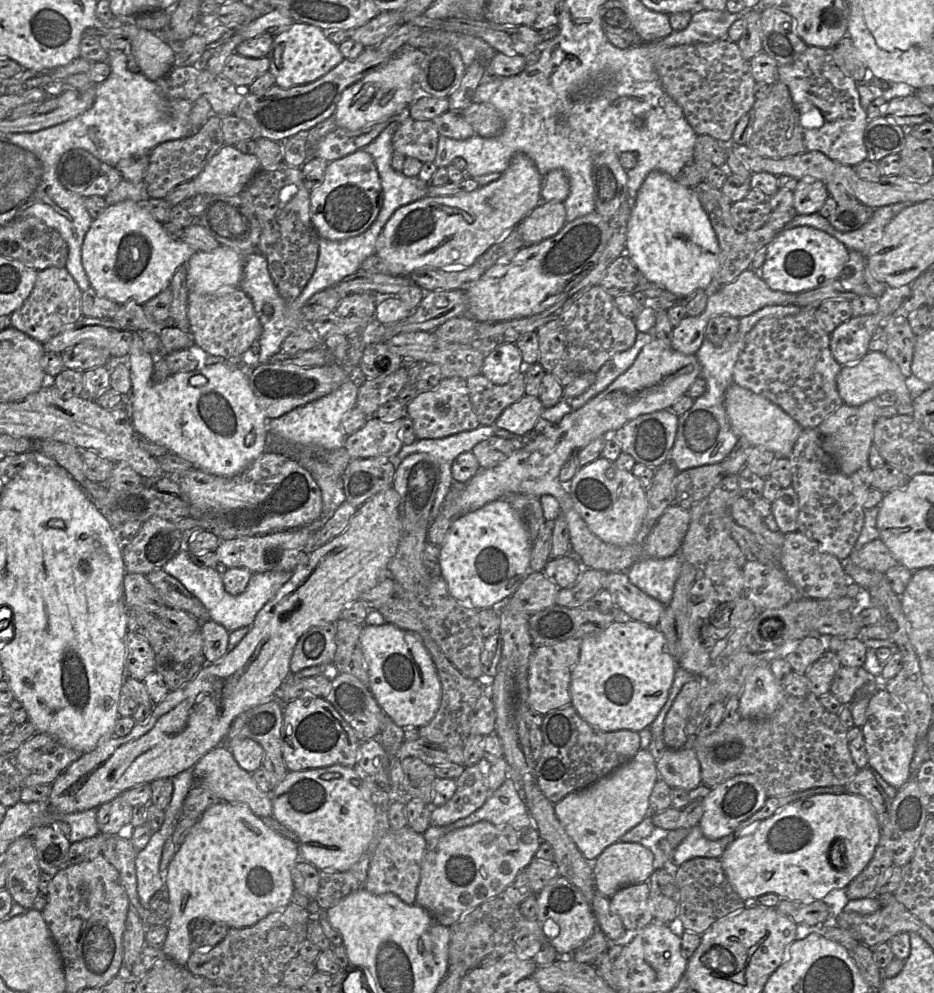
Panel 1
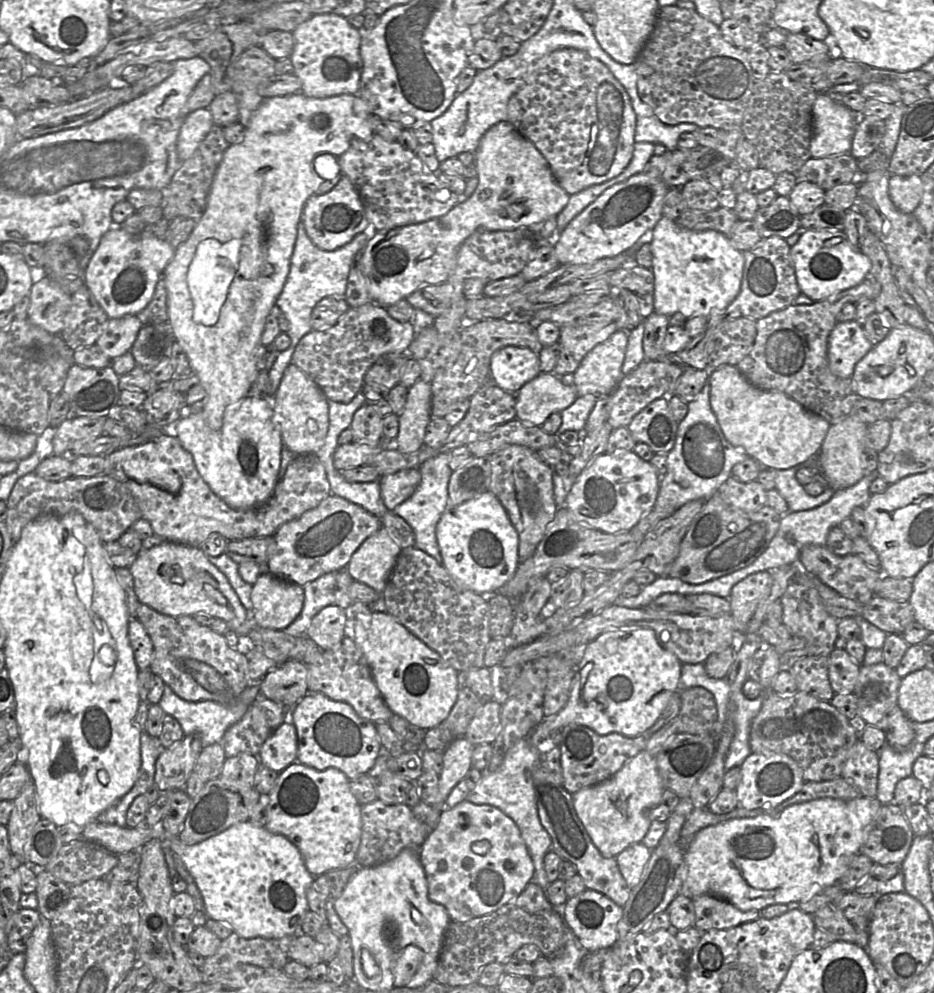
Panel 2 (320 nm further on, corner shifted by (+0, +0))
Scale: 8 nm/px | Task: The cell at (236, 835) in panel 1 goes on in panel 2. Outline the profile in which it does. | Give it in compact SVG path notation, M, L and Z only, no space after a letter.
M246 820L238 822L202 842L188 845L182 842L179 837L173 837L166 833L161 823L159 826L143 824L130 828L93 821L83 828L82 837L102 845L116 855L140 850L152 839L159 839L162 848L169 846L185 863L201 892L208 918L228 925L243 938L275 939L291 934L295 934L297 937L304 934L302 921L305 913L309 910L307 890L313 883L315 876L307 870L299 849L287 837L274 834L266 827L257 826Z

